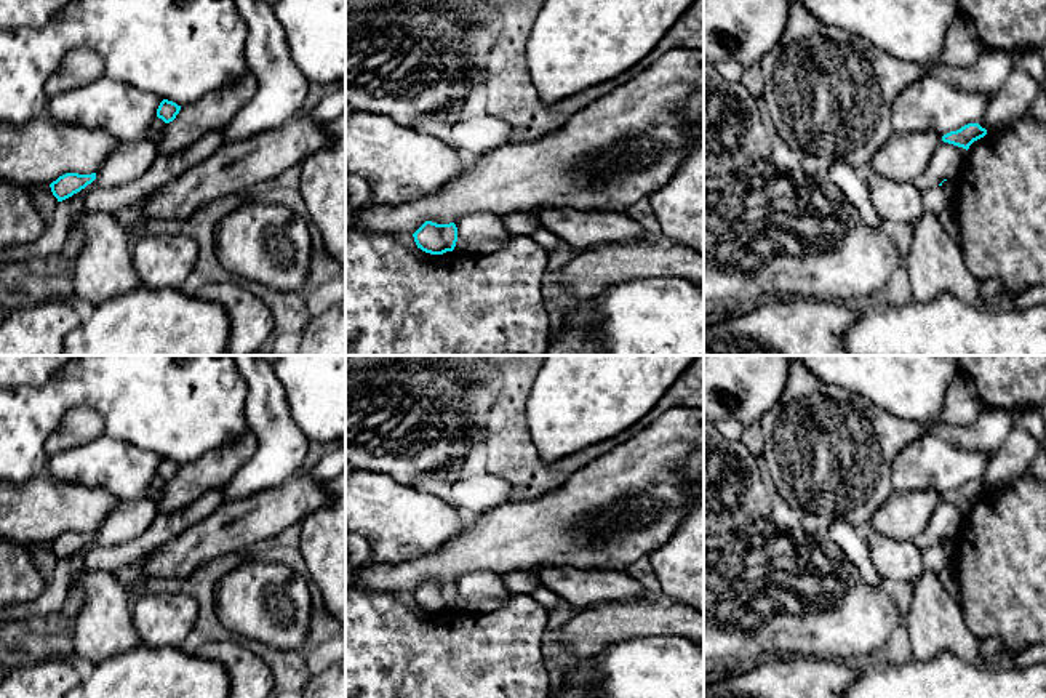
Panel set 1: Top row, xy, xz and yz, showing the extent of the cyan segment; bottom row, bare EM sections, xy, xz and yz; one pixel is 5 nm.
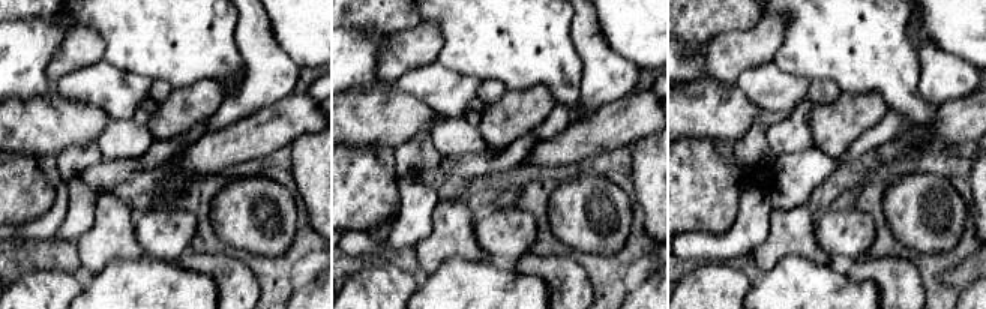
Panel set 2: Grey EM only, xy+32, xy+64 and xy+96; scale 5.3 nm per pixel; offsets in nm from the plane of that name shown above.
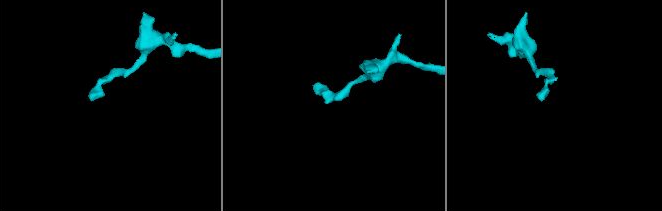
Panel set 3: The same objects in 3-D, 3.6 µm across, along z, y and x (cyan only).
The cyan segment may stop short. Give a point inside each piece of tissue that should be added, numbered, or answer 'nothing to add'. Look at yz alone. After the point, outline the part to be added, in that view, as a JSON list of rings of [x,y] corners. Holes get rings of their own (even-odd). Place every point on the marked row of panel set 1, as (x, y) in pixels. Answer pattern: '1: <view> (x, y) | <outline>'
nothing to add

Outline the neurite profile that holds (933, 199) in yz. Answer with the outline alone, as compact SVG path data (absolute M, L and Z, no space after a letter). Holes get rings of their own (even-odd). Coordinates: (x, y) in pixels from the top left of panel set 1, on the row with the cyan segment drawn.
M934 186L923 192L924 211L939 215L945 207L945 197L940 186Z

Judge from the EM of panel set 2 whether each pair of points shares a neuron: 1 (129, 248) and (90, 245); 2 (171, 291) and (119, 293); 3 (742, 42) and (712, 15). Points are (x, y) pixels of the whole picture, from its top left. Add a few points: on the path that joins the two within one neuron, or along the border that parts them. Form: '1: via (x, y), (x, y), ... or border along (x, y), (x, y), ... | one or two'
1: via (120, 245), (99, 245) | one
2: via (158, 293), (132, 293) | one
3: border along (761, 17), (748, 29), (718, 33), (706, 44) | two

